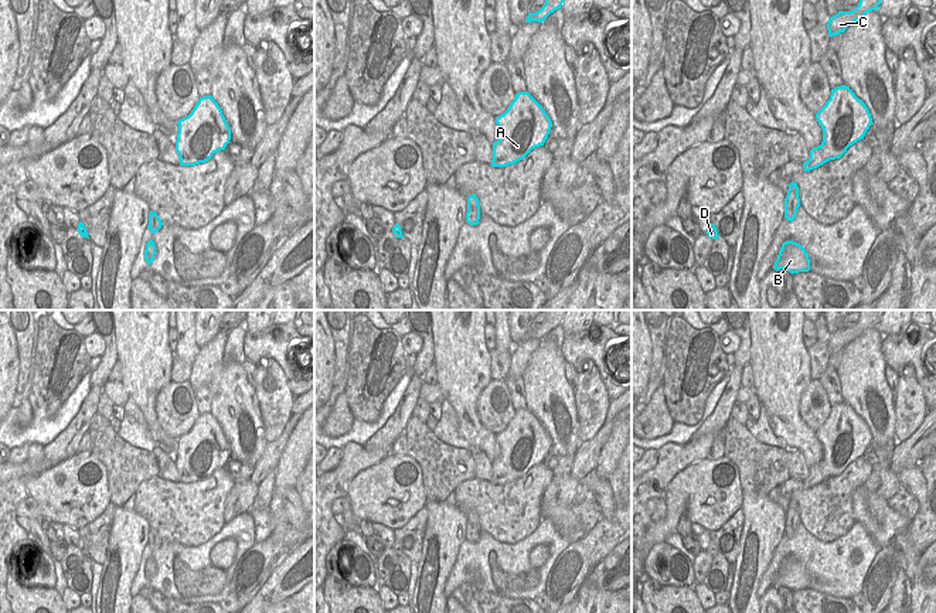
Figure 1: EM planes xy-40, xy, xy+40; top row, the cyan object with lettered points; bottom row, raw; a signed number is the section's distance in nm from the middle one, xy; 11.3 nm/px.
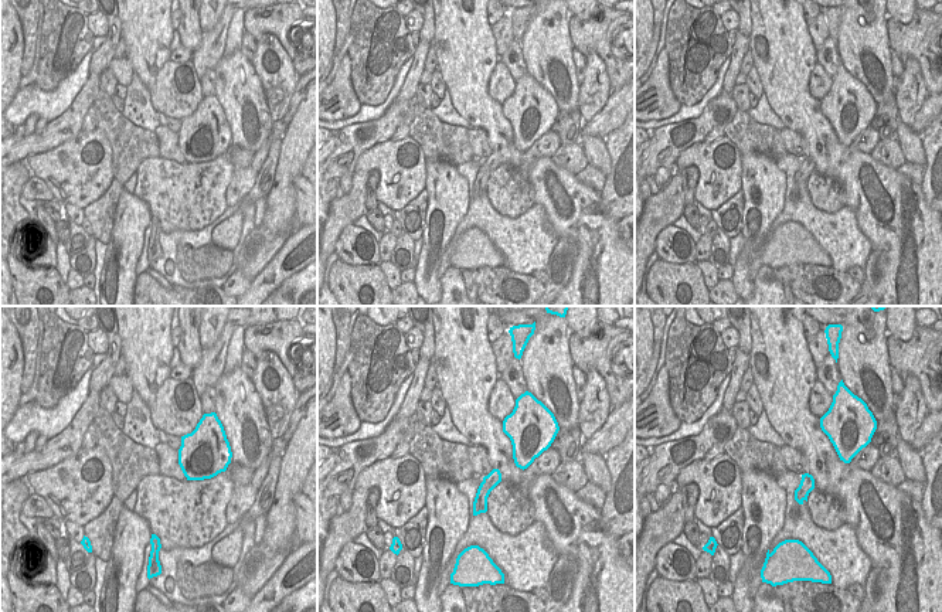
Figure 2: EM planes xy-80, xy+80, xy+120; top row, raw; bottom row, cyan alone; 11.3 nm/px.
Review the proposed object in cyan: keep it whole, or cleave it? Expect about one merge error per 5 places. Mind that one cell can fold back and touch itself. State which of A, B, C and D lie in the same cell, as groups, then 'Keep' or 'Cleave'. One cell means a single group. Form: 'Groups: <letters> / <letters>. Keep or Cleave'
Groups: A B C D. Keep

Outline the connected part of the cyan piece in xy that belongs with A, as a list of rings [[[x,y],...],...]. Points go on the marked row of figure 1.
[[[515,93],[507,110],[496,118],[500,139],[493,143],[493,167],[523,160],[532,149],[544,146],[552,122],[542,106],[528,93]]]

